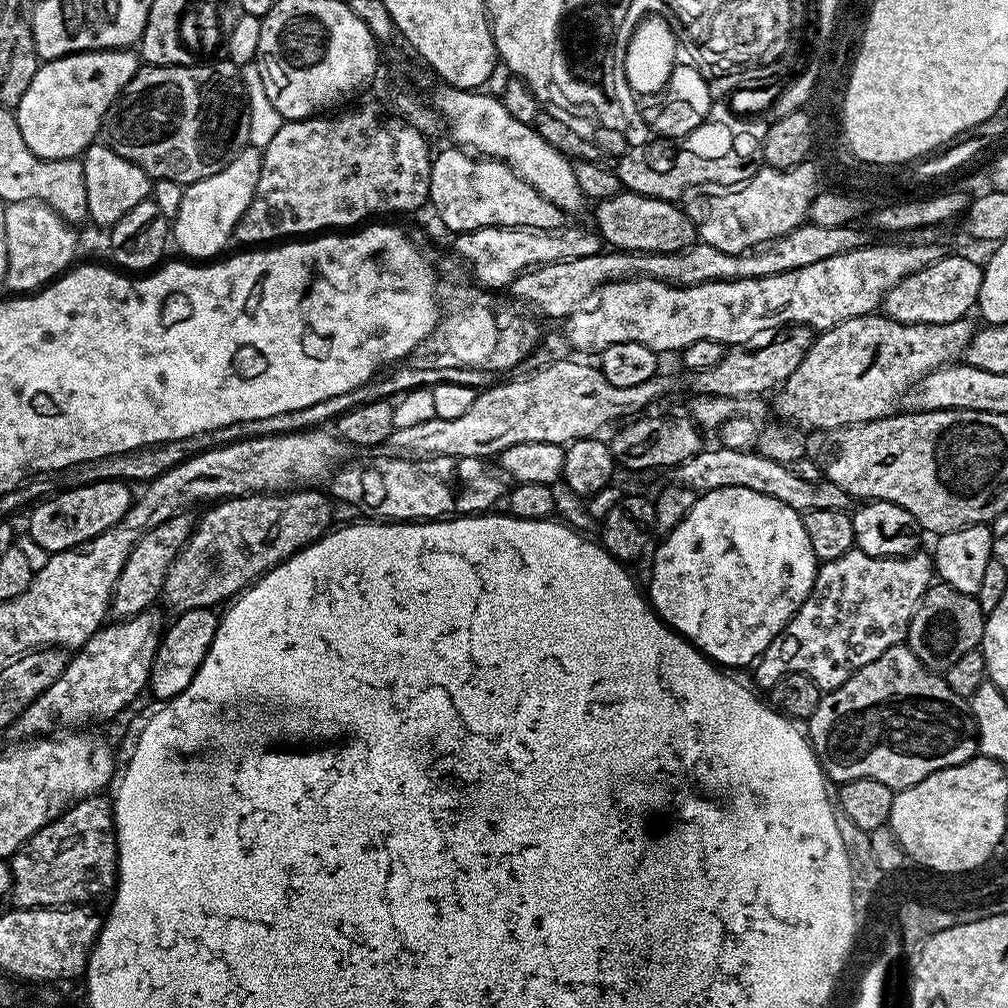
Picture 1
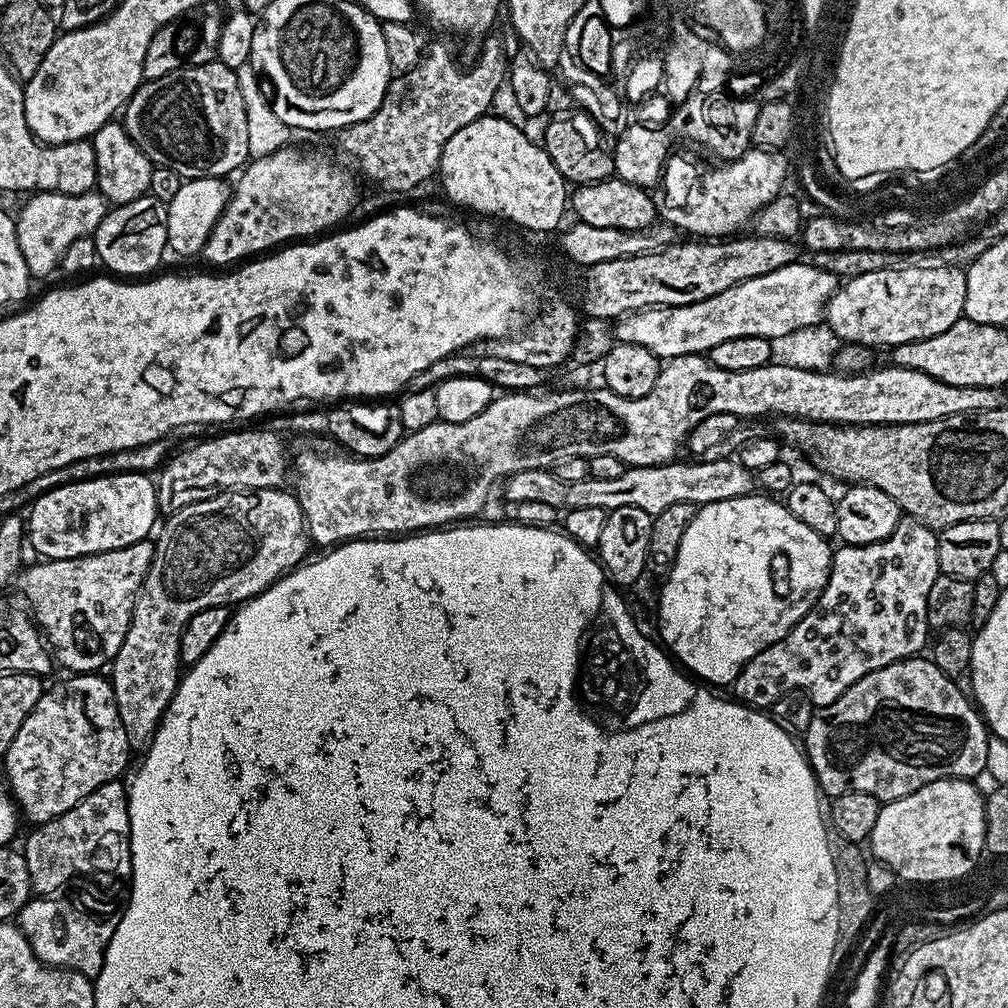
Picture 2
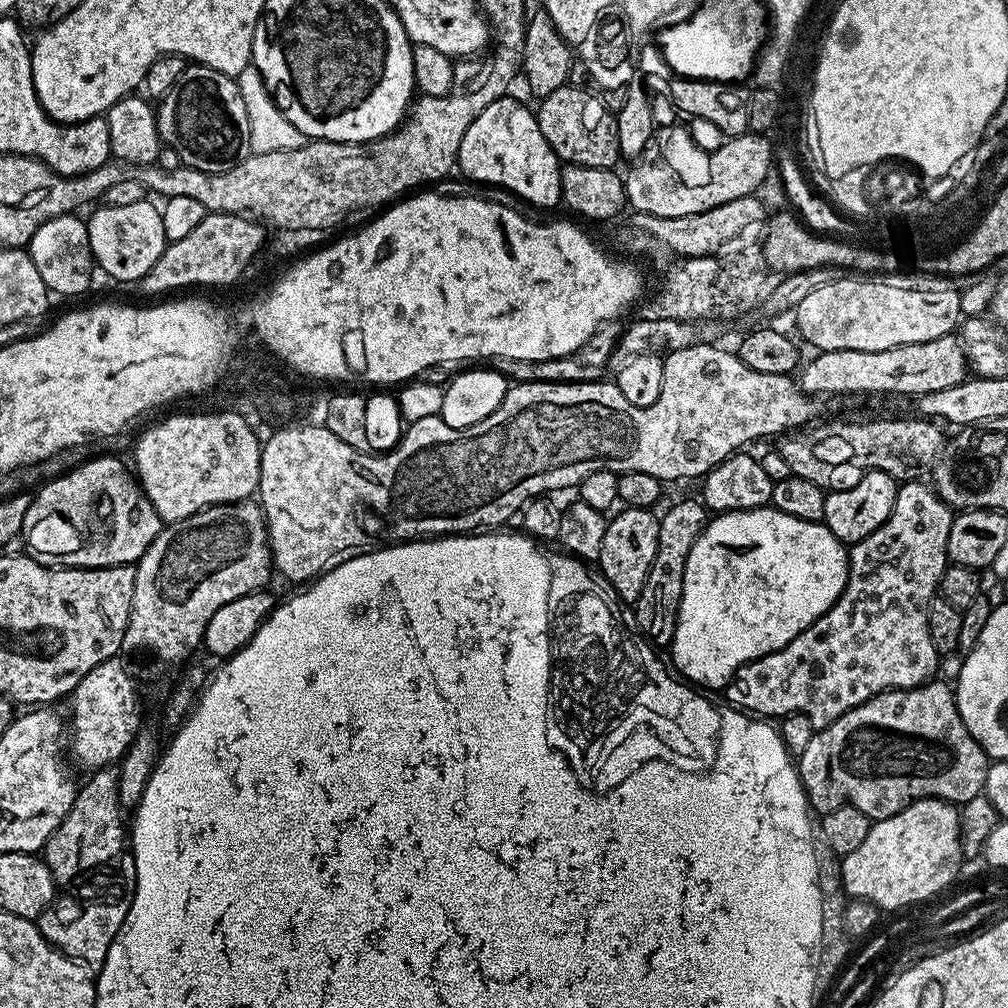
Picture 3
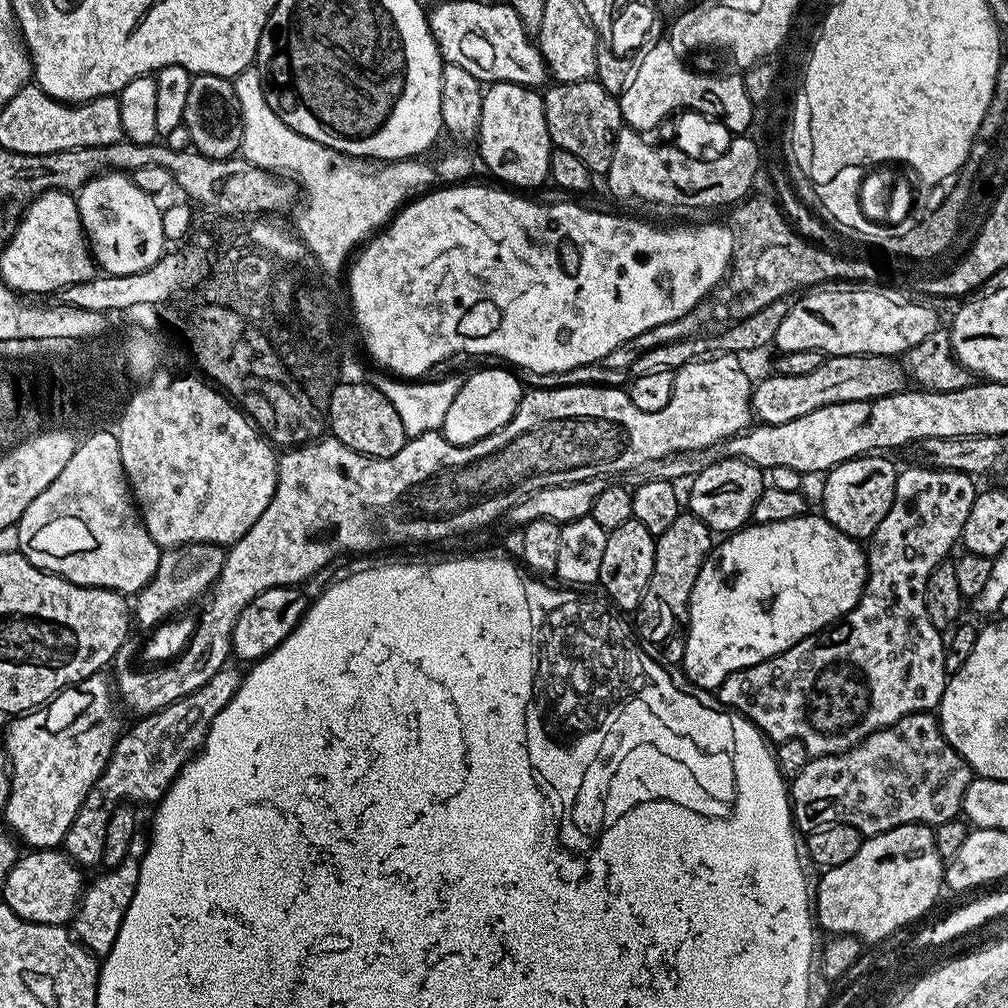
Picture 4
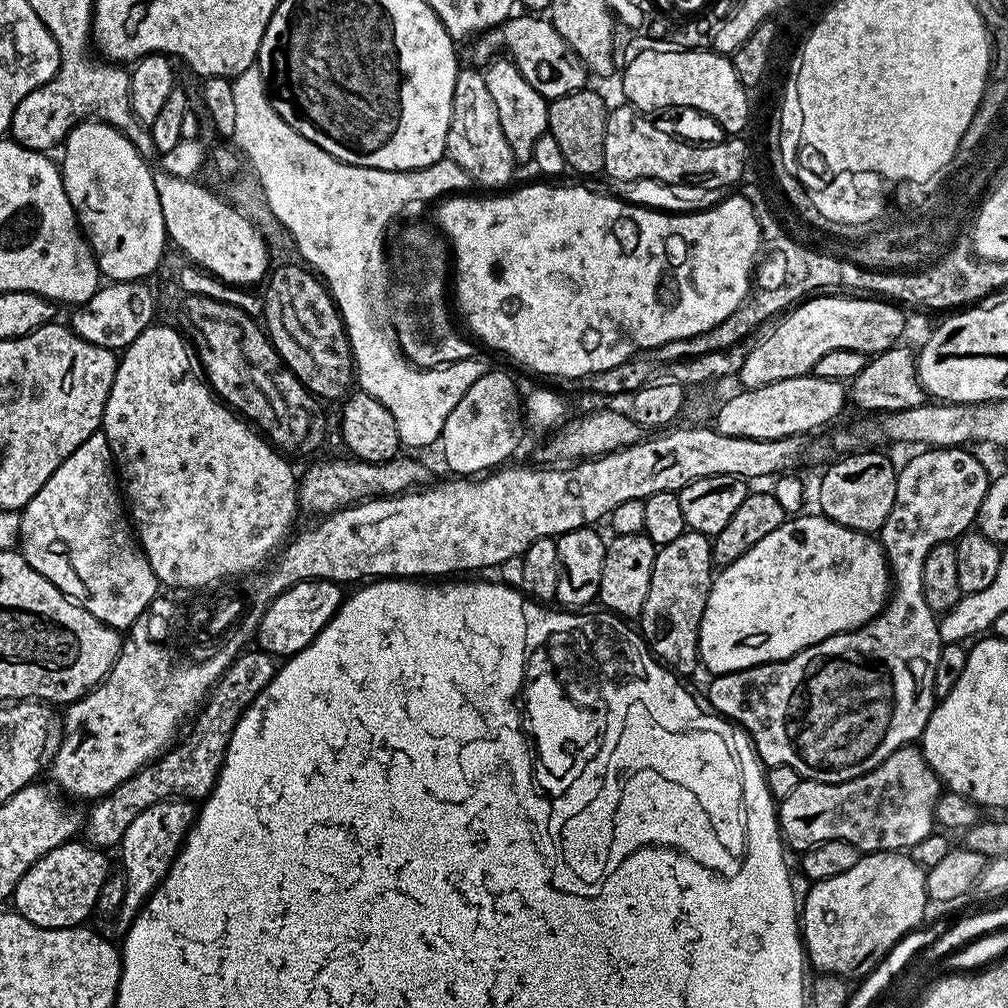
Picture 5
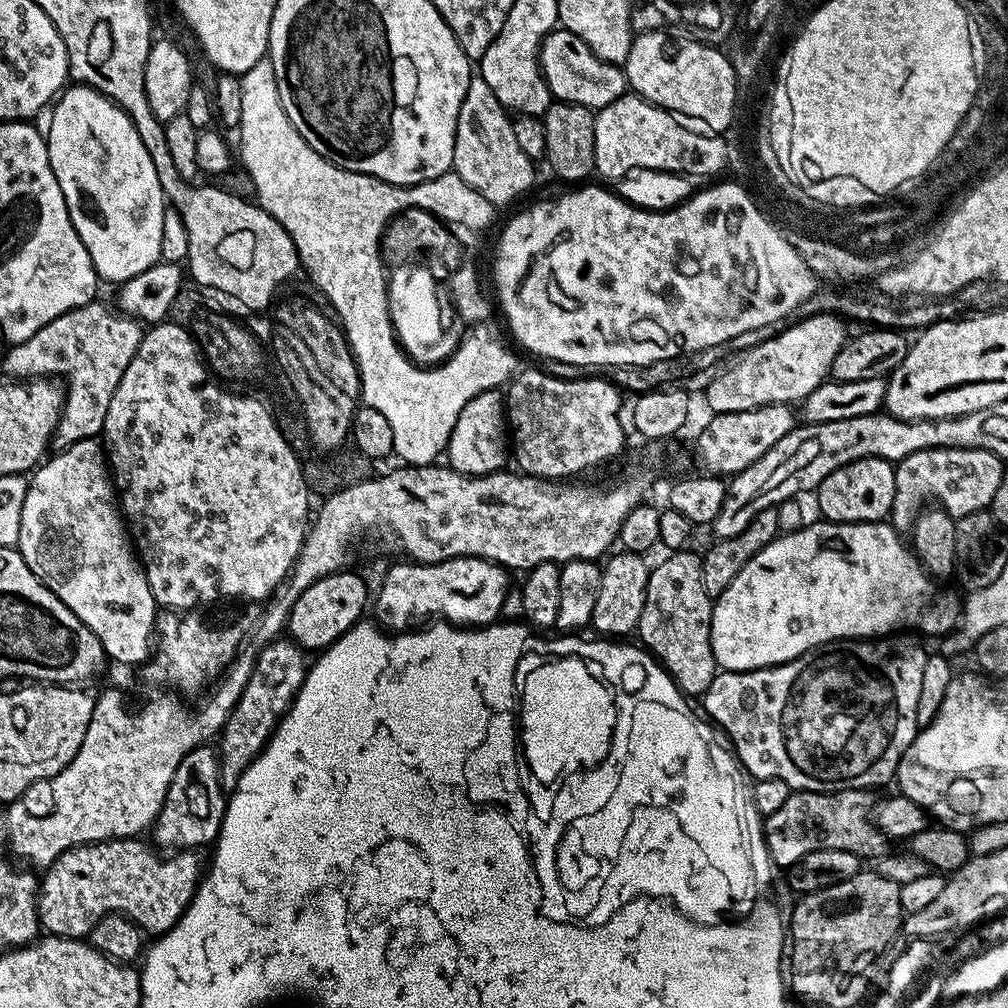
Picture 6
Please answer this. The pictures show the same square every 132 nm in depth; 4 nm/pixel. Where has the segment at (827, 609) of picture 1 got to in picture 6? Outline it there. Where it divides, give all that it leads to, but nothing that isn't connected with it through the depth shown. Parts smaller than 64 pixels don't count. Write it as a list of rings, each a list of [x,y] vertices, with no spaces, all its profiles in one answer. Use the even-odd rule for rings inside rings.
[[[931,448],[918,450],[910,458],[895,465],[894,502],[890,523],[897,532],[904,534],[916,523],[917,516],[929,502],[935,502],[953,518],[985,511],[1006,475],[1005,461],[999,460],[990,450],[977,448]],[[889,634],[883,638],[863,640],[837,640],[834,644],[813,648],[811,652],[788,660],[784,664],[774,664],[771,668],[756,668],[753,672],[717,671],[714,682],[710,682],[702,697],[704,708],[708,711],[707,719],[732,739],[734,755],[739,760],[741,768],[753,781],[782,778],[782,782],[801,792],[838,792],[847,788],[875,789],[875,784],[884,784],[895,777],[898,762],[905,750],[914,742],[918,731],[915,715],[918,711],[918,696],[921,693],[922,670],[925,669],[930,652],[914,637],[908,635],[912,634]]]

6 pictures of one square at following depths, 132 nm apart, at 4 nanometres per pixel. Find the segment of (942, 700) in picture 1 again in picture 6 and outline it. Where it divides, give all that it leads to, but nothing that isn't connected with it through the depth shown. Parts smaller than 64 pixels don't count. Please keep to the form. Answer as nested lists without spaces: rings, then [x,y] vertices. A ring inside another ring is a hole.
[[[847,788],[838,792],[793,791],[792,796],[786,798],[786,803],[775,814],[770,814],[763,821],[764,844],[768,847],[768,860],[777,869],[787,870],[794,862],[798,862],[798,858],[823,848],[850,850],[850,854],[861,857],[865,861],[869,860],[869,862],[875,861],[881,856],[887,856],[890,851],[889,837],[876,827],[875,821],[872,819],[875,801],[875,793],[871,789],[865,788]]]

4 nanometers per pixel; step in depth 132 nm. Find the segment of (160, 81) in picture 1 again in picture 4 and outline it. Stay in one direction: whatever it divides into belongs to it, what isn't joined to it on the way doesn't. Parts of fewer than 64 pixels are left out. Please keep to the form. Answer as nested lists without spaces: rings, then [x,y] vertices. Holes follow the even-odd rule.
[[[193,75],[190,82],[190,94],[186,98],[186,112],[184,114],[184,128],[190,130],[192,148],[204,156],[215,160],[231,160],[241,151],[244,143],[244,123],[238,106],[238,94],[235,83],[223,76]]]

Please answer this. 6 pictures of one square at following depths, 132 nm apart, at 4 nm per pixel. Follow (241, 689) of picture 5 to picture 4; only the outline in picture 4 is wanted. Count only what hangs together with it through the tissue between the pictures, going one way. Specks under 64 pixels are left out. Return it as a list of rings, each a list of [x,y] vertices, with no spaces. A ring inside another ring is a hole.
[[[225,666],[194,694],[186,694],[186,698],[162,710],[139,717],[129,732],[128,729],[121,731],[110,762],[90,794],[86,794],[86,802],[82,802],[78,814],[74,814],[74,822],[70,822],[70,830],[66,830],[64,835],[63,851],[77,865],[101,863],[106,822],[110,822],[110,814],[117,804],[131,802],[136,806],[155,806],[168,793],[185,764],[200,751],[214,718],[218,718],[226,702],[230,702],[241,685],[243,675],[232,667]]]

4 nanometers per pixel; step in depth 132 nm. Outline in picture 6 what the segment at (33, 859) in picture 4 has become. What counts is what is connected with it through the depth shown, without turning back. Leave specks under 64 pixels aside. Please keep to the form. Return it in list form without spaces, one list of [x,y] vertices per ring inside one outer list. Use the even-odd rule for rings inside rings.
[[[140,838],[123,840],[102,840],[69,848],[53,864],[47,865],[48,872],[38,884],[38,915],[45,933],[53,936],[84,938],[102,917],[119,914],[128,917],[145,933],[163,934],[169,932],[180,920],[180,916],[192,903],[192,896],[202,879],[202,864],[192,850],[180,850],[168,857],[151,852]]]

